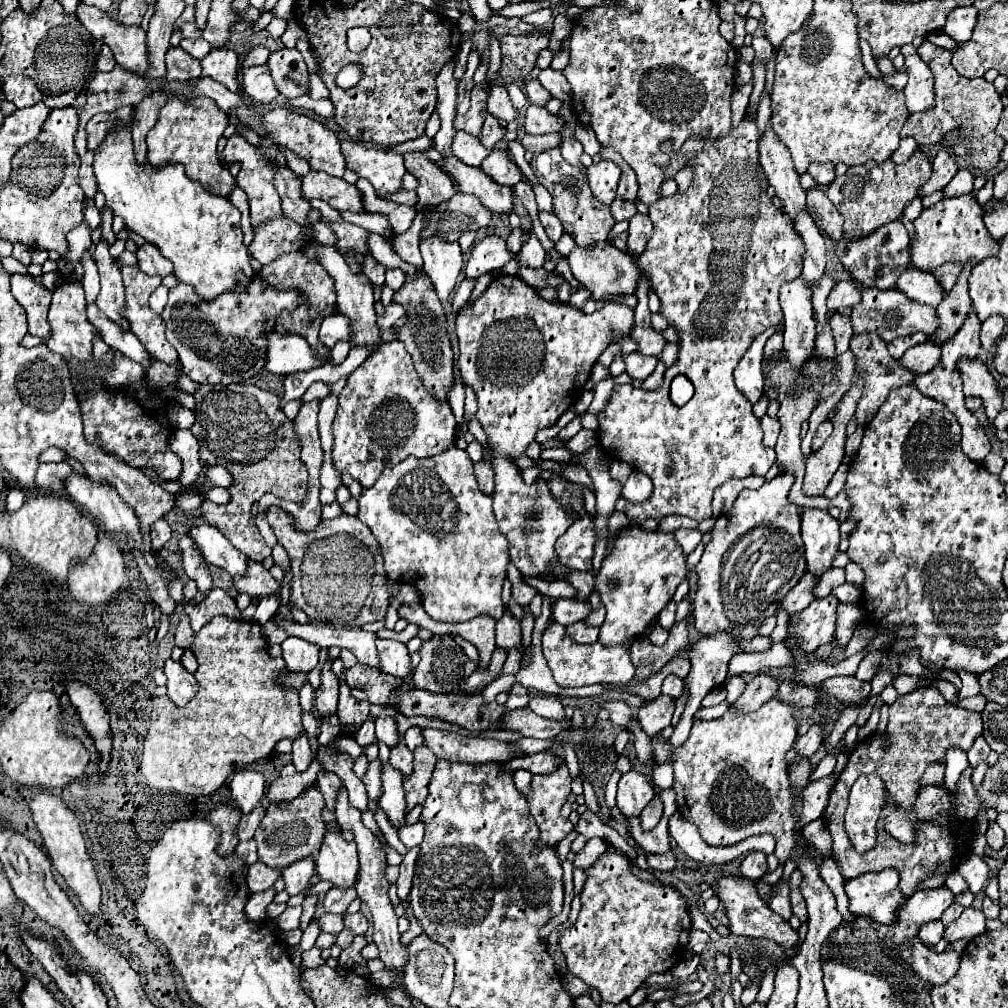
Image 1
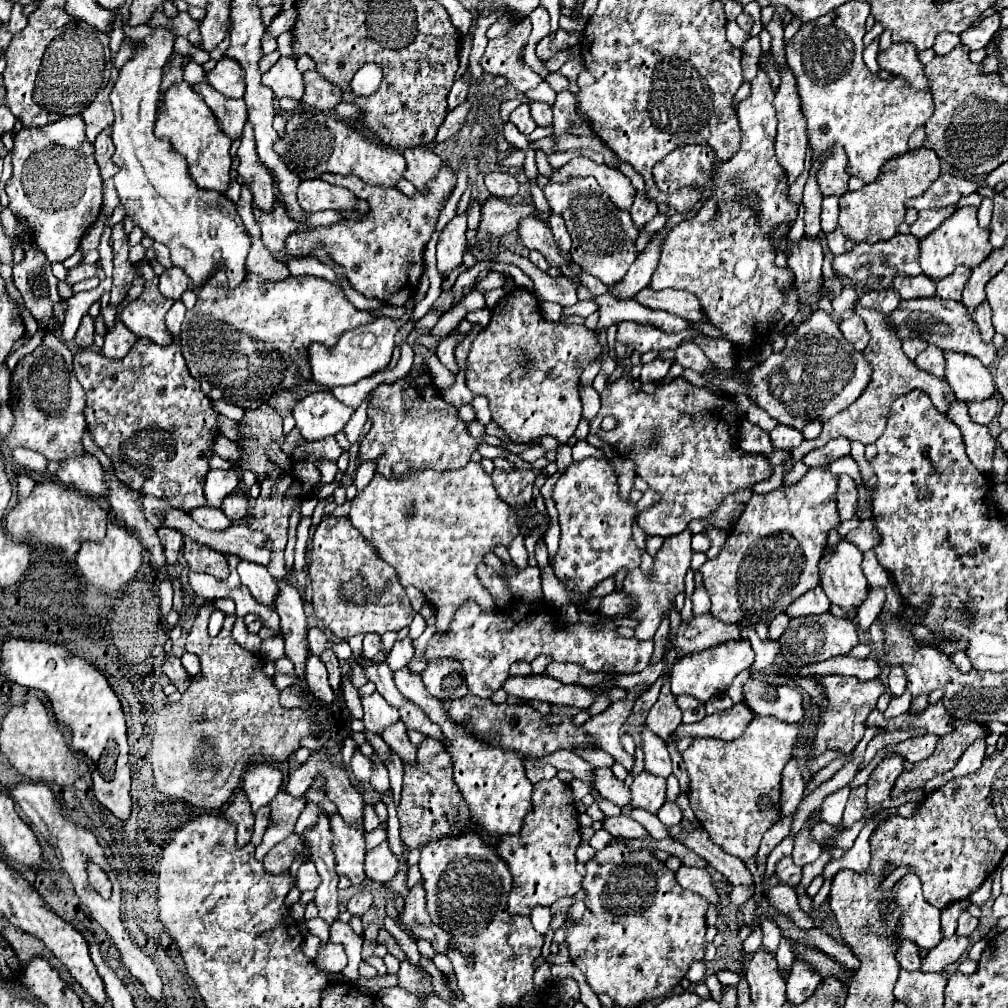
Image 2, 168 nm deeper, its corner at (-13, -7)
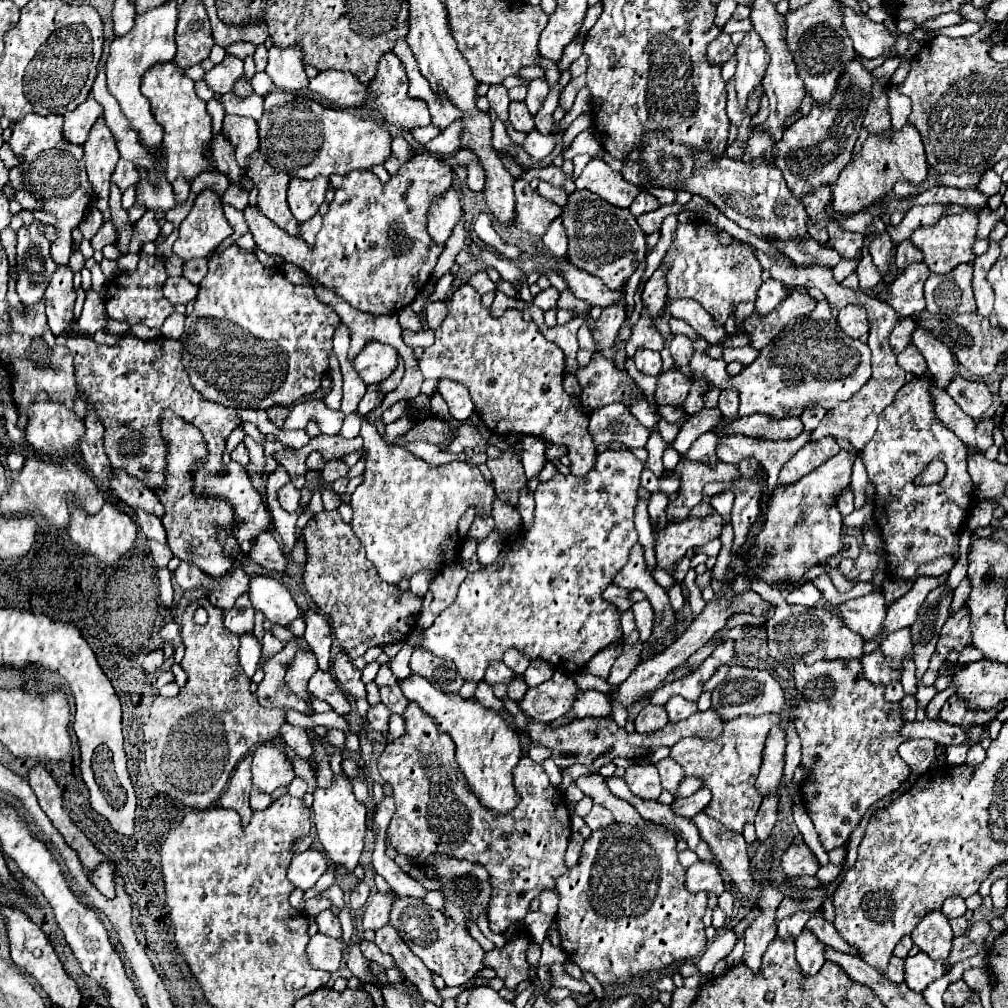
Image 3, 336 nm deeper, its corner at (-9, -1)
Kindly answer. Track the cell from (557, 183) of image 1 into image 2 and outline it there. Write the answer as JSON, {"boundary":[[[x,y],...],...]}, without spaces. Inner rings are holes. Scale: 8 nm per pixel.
{"boundary":[[[570,178],[566,184],[548,182],[544,186],[544,196],[550,212],[560,214],[566,220],[566,228],[572,236],[572,260],[606,286],[620,282],[638,256],[638,228],[630,214],[618,210],[612,200],[600,192],[600,186],[592,178]]]}

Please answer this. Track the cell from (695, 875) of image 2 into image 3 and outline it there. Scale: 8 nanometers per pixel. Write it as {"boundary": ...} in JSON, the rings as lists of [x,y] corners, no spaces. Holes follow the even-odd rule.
{"boundary":[[[696,862],[686,868],[686,890],[688,892],[714,892],[720,896],[724,892],[724,882],[714,864]]]}

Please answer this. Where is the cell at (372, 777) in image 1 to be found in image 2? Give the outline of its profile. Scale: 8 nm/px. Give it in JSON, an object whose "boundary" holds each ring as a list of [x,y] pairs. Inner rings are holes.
{"boundary":[[[354,752],[352,760],[350,760],[350,770],[352,770],[352,776],[358,778],[360,782],[364,782],[364,784],[370,782],[372,764],[370,764],[370,760],[362,752]]]}

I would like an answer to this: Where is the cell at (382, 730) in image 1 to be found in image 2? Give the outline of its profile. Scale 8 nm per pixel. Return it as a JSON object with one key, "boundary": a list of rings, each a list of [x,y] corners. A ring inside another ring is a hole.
{"boundary":[[[378,692],[360,696],[360,700],[364,706],[364,724],[374,734],[380,734],[388,724],[394,724],[400,718],[396,708],[390,706]]]}

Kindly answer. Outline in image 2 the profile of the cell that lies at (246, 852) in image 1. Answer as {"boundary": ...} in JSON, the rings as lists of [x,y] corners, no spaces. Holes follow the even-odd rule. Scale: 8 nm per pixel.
{"boundary":[[[278,792],[276,798],[272,800],[272,814],[270,814],[270,820],[272,820],[272,828],[266,830],[264,838],[262,838],[262,844],[256,848],[256,858],[262,860],[266,856],[266,852],[276,844],[276,842],[282,842],[288,834],[294,832],[294,824],[300,816],[300,812],[304,810],[306,806],[306,800],[304,798],[294,798],[290,796],[288,792]]]}

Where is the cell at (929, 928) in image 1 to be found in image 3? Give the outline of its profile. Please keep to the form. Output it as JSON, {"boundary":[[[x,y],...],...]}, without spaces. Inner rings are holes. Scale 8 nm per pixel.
{"boundary":[[[950,896],[950,898],[946,898],[946,900],[944,900],[944,906],[942,906],[942,912],[944,912],[948,918],[964,916],[964,914],[966,914],[964,898],[960,898],[960,896]]]}

